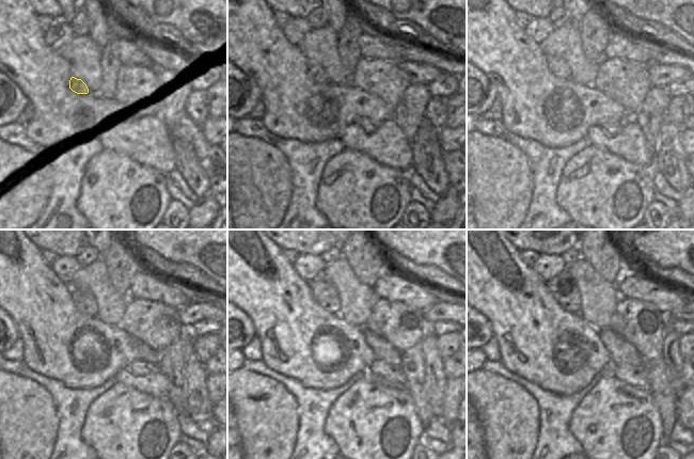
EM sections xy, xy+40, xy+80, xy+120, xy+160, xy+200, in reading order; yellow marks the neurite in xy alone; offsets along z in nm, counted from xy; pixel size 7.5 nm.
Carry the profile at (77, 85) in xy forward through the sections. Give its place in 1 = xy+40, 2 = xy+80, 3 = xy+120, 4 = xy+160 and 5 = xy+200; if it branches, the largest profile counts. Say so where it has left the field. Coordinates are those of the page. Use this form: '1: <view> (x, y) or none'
1: xy+40 (316, 73)
2: xy+80 (557, 66)
3: xy+120 (83, 299)
4: xy+160 (324, 291)
5: xy+200 (563, 287)

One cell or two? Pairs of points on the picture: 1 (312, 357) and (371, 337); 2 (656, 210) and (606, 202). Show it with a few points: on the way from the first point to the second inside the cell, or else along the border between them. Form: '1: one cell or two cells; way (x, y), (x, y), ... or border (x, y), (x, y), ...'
1: two cells; border (363, 331), (363, 337), (375, 358)
2: two cells; border (653, 200), (646, 208), (643, 218)

